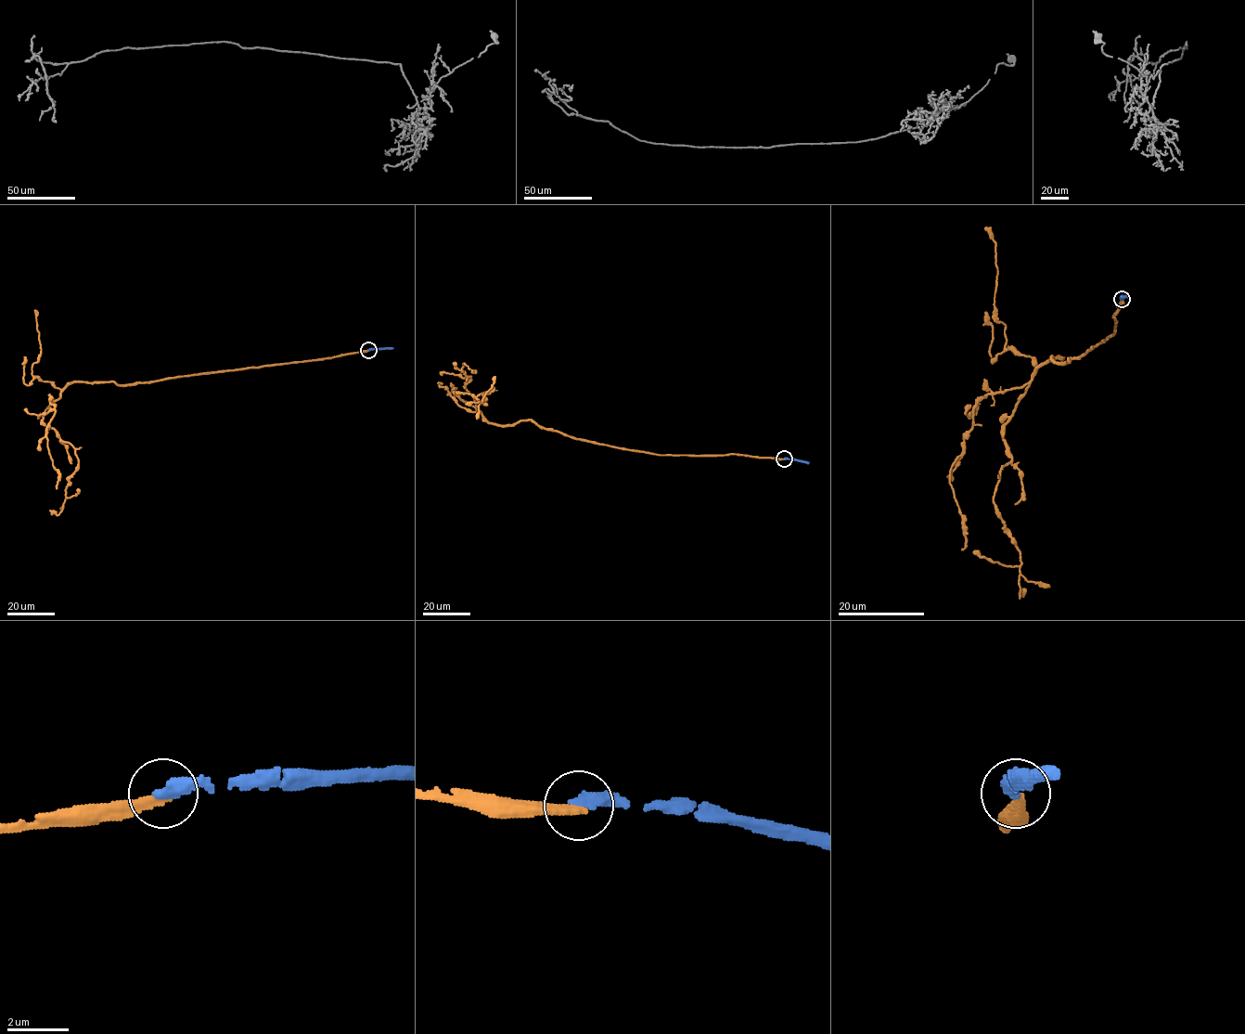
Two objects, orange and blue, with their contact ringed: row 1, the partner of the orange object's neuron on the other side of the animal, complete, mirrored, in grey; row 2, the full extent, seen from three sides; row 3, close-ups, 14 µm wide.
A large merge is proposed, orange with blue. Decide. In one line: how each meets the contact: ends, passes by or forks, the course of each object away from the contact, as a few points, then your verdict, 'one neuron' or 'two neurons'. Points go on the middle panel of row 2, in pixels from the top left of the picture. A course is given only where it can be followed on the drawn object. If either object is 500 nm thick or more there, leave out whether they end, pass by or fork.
orange ends there; blue ends there; orange runs (785, 458), (662, 455), (530, 420), (490, 423), (458, 394), (475, 398), (494, 388), (481, 403), (494, 376); blue runs (785, 458), (808, 463); two neurons

